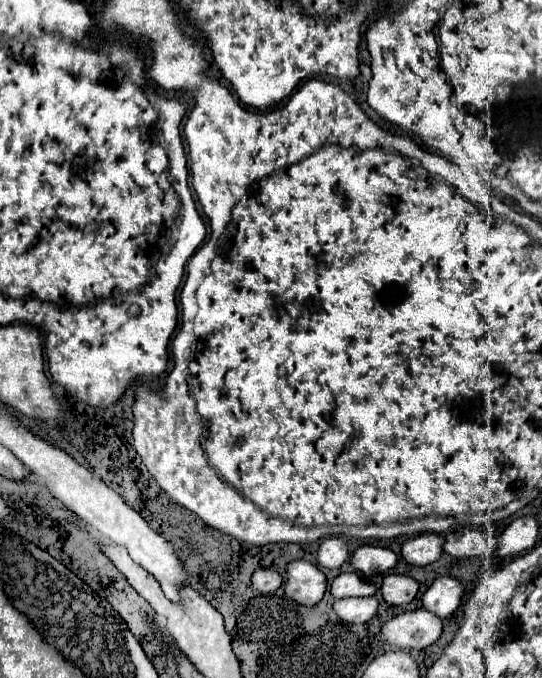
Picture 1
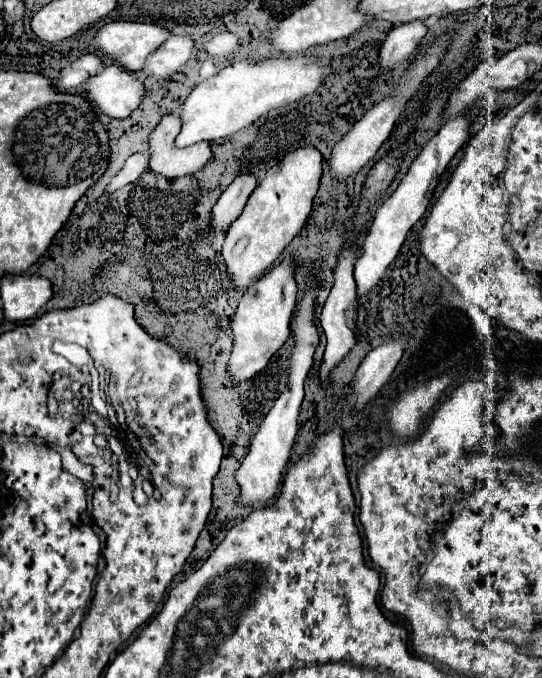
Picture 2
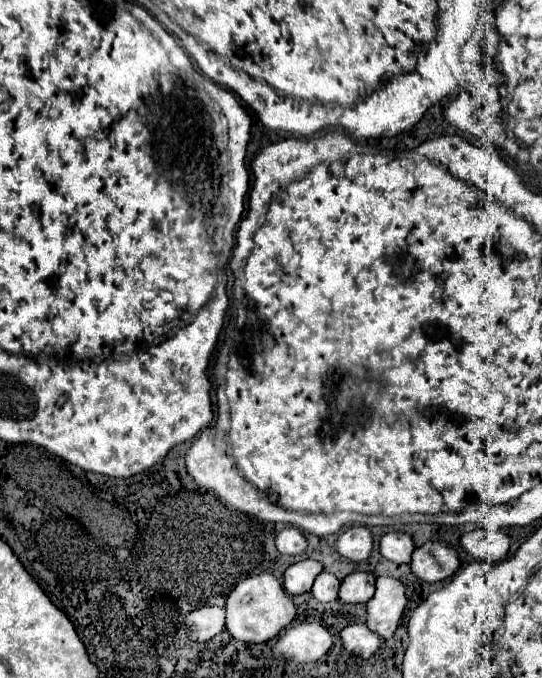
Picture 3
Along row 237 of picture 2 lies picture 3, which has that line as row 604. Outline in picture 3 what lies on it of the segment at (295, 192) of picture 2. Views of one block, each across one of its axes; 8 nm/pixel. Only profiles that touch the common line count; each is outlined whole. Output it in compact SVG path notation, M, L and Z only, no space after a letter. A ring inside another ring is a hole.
M270 572L248 576L230 592L226 600L226 630L240 642L266 642L278 636L294 620L294 616L296 606L292 598L286 594L280 580Z

